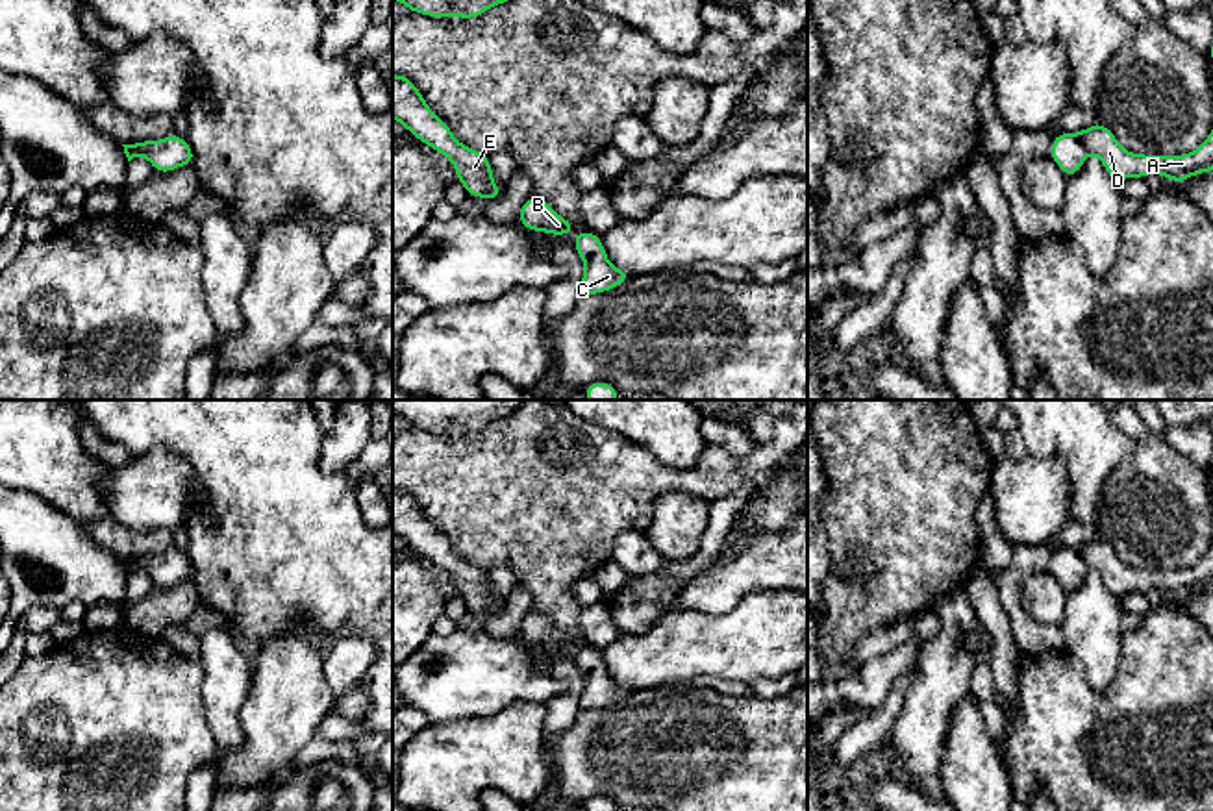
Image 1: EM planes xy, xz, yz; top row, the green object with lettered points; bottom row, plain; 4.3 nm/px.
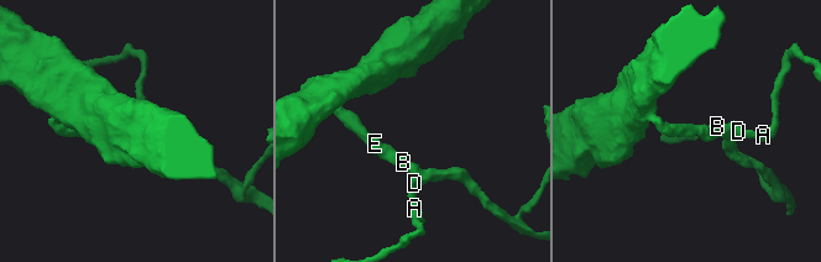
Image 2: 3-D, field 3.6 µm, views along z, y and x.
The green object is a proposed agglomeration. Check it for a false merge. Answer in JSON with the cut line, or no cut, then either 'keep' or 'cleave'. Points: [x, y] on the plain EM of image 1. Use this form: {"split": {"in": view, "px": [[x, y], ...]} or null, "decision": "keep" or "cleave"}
{"split": null, "decision": "keep"}

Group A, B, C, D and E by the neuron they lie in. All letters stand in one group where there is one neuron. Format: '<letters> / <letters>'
A B C D E

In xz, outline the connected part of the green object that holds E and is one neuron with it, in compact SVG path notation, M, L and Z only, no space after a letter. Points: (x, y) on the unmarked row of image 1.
M393 489L393 533L450 574L469 611L498 615L504 609L493 596L489 572L459 557L450 541L430 524L415 498L400 489Z

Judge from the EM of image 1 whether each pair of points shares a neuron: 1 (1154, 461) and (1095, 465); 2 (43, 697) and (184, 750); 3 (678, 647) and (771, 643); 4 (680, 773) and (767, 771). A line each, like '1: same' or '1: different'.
1: different
2: same
3: same
4: same

